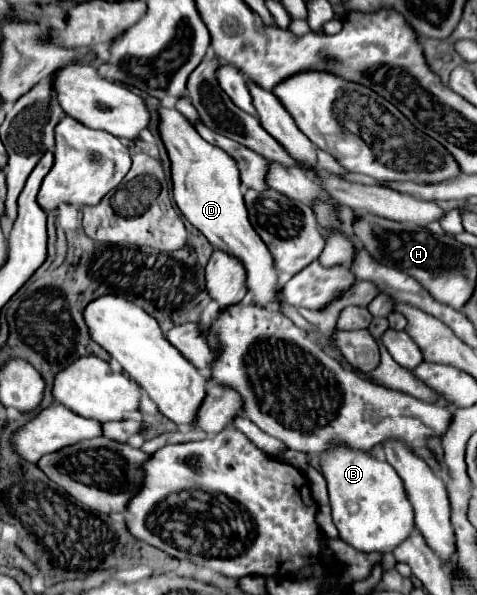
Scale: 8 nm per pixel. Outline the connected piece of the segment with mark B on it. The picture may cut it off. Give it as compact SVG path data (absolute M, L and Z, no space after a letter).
M332 448L320 456L322 474L328 482L332 520L340 538L360 552L392 552L398 542L414 530L414 510L404 494L396 470L368 452L352 448Z

